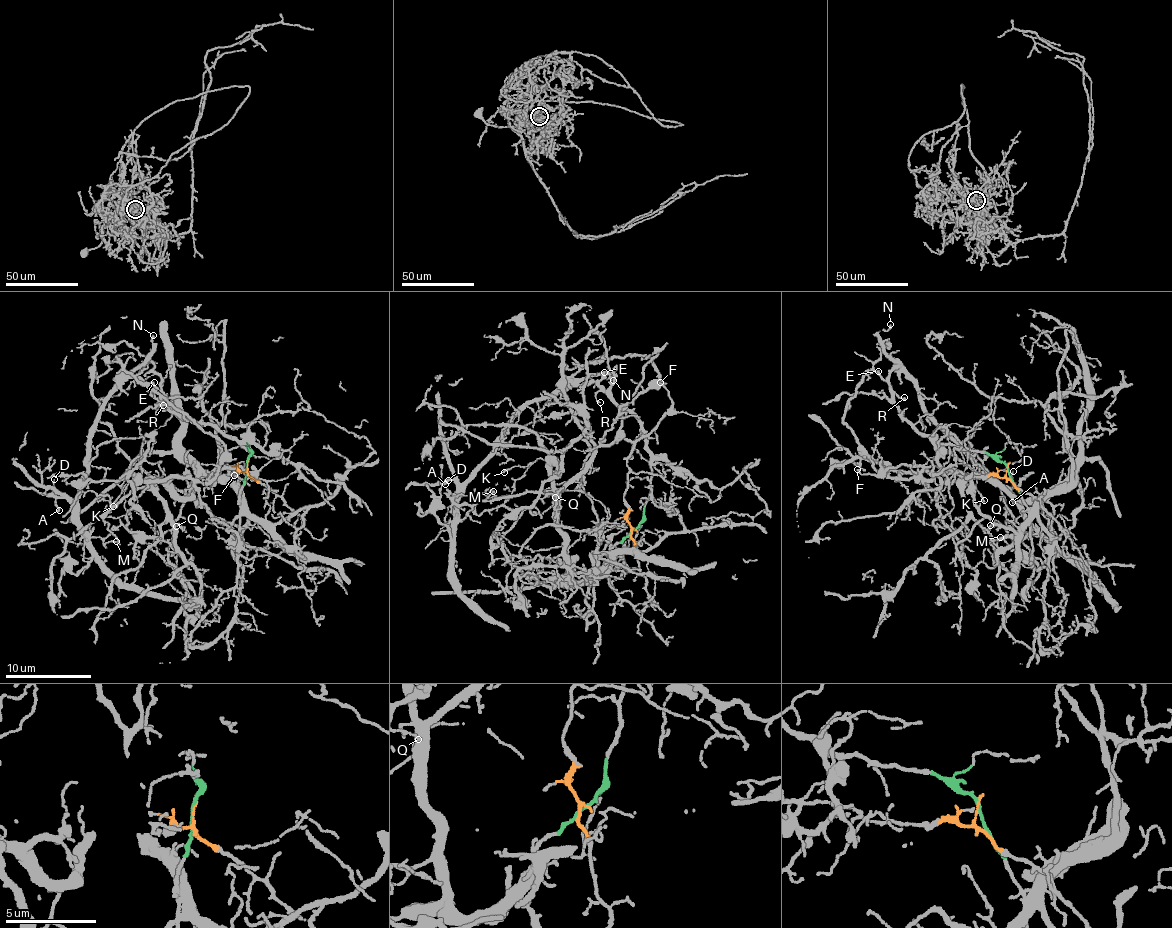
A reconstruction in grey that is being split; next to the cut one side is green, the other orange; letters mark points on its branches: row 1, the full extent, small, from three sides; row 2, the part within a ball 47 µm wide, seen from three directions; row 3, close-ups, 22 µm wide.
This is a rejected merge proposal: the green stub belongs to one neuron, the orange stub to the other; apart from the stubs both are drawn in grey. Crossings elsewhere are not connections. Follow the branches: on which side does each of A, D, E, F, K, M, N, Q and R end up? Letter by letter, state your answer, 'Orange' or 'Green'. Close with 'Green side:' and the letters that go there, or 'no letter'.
A: Green
D: Green
E: Green
F: Orange
K: Orange
M: Orange
N: Green
Q: Orange
R: Green
Green side: A, D, E, N, R

